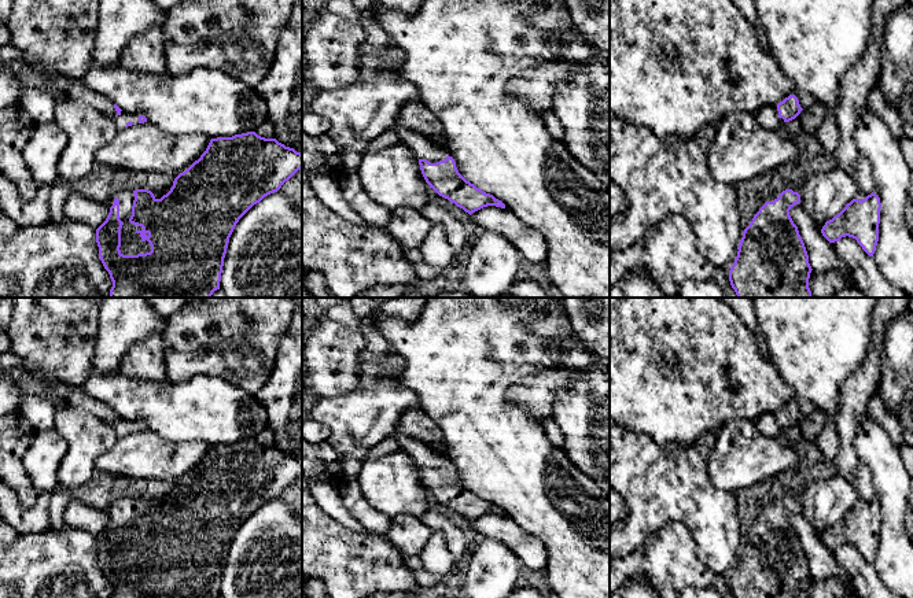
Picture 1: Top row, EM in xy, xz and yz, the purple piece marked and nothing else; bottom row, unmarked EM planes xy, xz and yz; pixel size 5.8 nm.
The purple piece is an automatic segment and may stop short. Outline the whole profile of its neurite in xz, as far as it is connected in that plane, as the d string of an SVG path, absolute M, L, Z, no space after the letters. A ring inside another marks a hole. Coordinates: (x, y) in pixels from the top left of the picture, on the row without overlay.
M398 432L394 433L394 438L400 446L398 450L417 464L426 490L439 503L454 510L470 523L487 513L505 516L501 507L467 488L459 480L454 466L438 457L427 444Z

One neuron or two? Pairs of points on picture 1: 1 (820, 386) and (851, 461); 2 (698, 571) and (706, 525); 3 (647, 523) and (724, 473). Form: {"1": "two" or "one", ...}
{"1": "two", "2": "two", "3": "two"}

